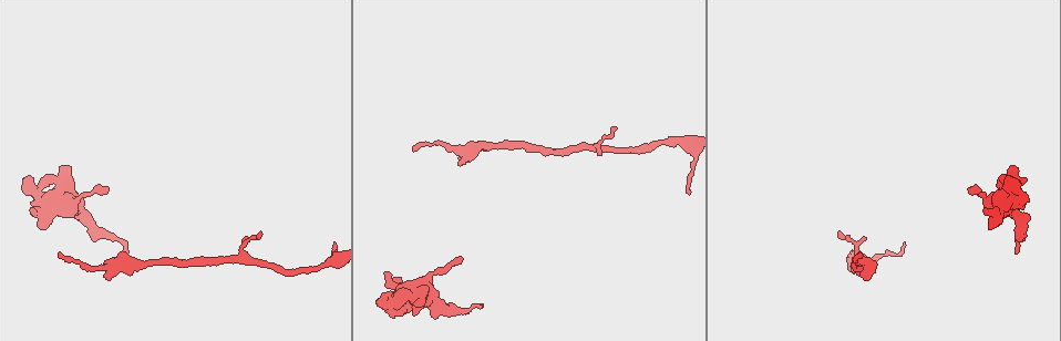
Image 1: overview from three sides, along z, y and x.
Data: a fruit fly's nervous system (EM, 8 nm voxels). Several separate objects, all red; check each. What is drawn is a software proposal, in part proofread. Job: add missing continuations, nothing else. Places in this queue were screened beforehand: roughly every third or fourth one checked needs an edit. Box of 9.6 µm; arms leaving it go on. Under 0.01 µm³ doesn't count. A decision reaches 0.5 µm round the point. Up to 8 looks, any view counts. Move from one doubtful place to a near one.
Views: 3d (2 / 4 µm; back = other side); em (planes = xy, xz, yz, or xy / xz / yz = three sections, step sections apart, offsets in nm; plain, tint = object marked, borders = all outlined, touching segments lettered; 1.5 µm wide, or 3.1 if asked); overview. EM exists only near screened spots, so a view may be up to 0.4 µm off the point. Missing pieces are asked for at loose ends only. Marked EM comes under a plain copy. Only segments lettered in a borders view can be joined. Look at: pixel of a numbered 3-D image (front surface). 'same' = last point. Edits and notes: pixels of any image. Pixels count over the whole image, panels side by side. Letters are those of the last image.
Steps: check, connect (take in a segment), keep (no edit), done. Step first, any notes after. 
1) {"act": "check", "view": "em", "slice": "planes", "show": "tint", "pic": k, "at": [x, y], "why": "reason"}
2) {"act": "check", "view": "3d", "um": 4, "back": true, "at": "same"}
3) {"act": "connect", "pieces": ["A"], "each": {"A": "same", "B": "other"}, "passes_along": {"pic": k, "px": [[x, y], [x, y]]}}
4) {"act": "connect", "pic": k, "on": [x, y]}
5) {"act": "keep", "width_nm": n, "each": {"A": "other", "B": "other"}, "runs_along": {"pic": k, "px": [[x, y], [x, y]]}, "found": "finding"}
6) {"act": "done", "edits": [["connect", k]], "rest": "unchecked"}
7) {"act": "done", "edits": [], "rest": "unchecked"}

{"act": "check", "view": "em", "slice": "yz", "step": 8, "show": "tint", "pic": 1, "at": [413, 151], "why": "long arm stops here"}

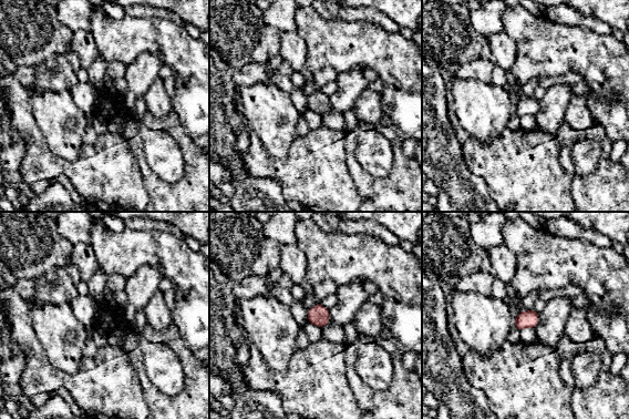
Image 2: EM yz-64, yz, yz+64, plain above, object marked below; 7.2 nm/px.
{"act": "check", "view": "em", "slice": "planes", "show": "borders", "at": "same"}

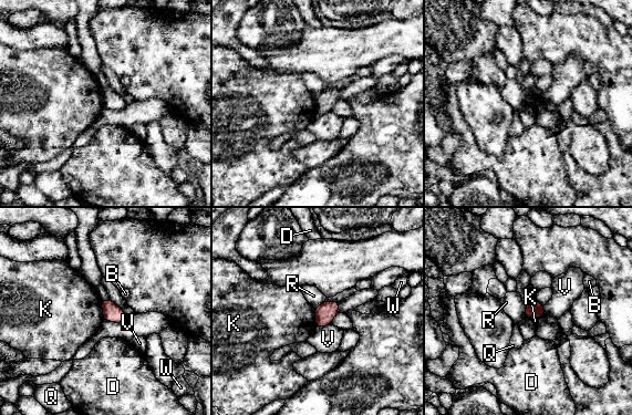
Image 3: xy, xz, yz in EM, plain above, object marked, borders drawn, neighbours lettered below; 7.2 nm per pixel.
{"act": "keep", "width_nm": 130, "each": {"B": "other", "D": "other", "K": "other", "Q": "other", "R": "other", "V": "other", "W": "other"}, "border": {"pic": 3, "px": [[313, 309], [316, 327]]}, "found": "no lettered segment goes on from it"}

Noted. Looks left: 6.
{"act": "check", "view": "3d", "um": 2, "pic": 1, "at": [991, 227], "why": "free end"}

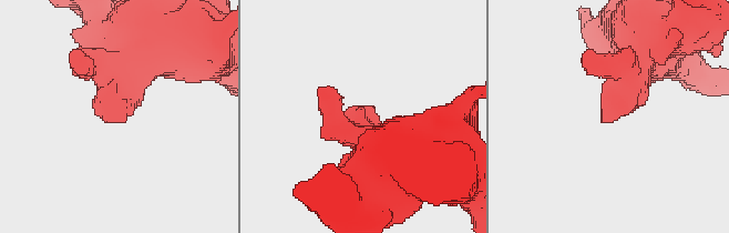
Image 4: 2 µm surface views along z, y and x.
{"act": "check", "view": "em", "slice": "yz", "step": 8, "show": "tint", "pic": 4, "at": [370, 109]}

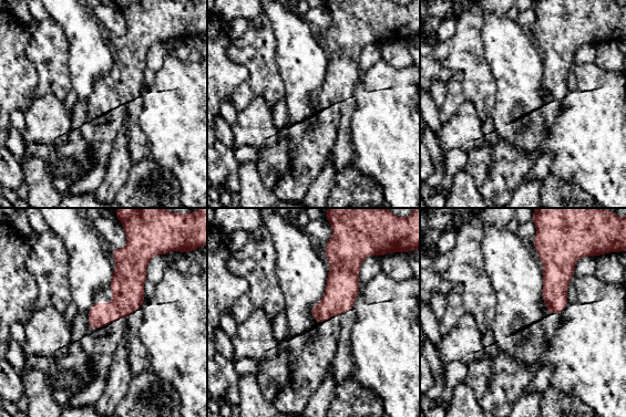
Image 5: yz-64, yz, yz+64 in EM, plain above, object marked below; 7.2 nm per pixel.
{"act": "check", "view": "em", "slice": "planes", "show": "borders", "at": "same"}

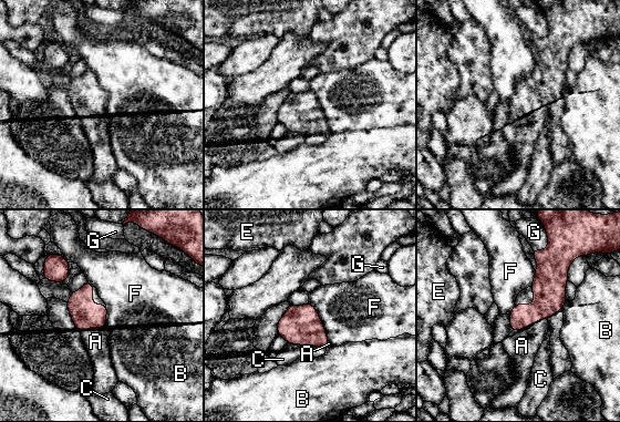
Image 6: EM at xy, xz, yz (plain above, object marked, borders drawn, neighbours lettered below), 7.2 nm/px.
{"act": "connect", "pic": 6, "on": [522, 346], "longest_contact_nm": ["F", 320], "each": {"A": "same", "B": "other", "C": "other", "E": "other", "F": "other", "G": "other"}, "found": "the neuron continues"}

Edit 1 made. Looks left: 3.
{"act": "done", "edits": [["connect", 6]], "rest": "unchecked"}

